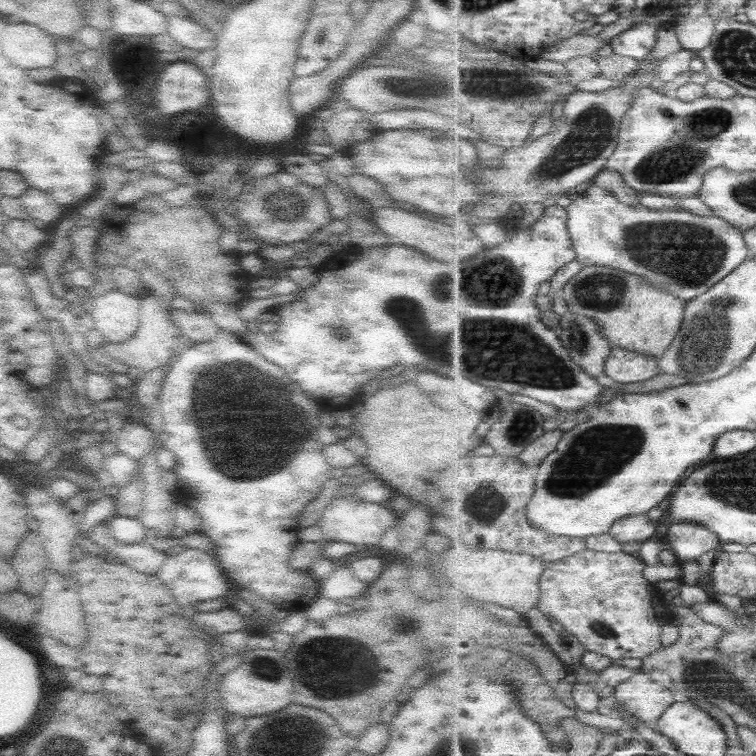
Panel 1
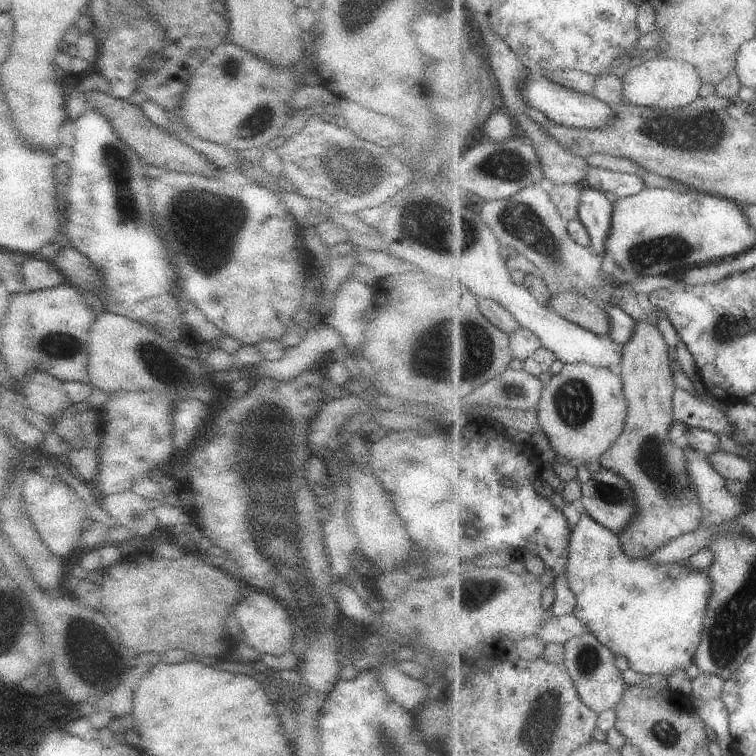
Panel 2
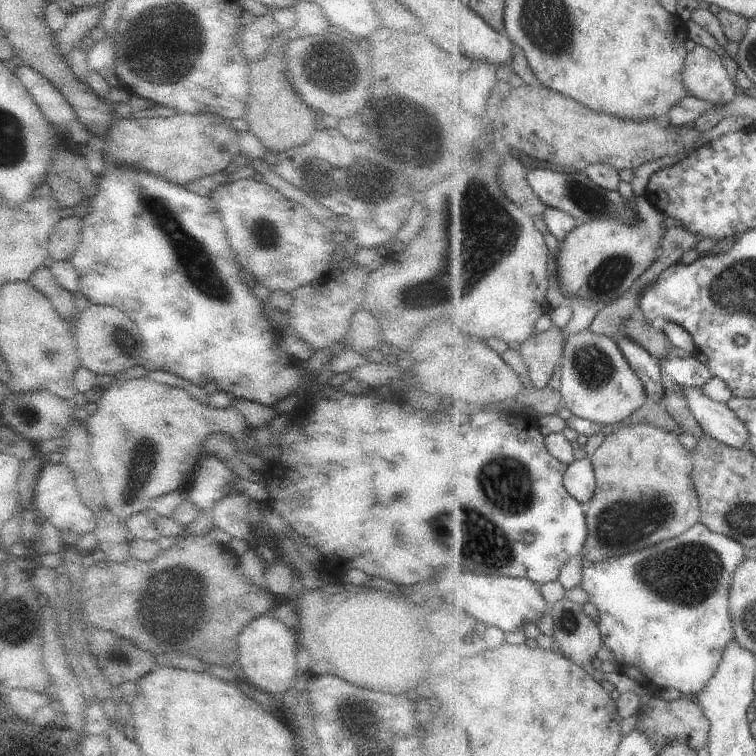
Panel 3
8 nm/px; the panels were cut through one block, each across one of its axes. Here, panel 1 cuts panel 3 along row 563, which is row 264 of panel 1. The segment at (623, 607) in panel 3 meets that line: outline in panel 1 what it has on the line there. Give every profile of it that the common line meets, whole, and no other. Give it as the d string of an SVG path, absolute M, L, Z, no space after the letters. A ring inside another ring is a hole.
M595 184L587 185L574 194L568 210L568 227L577 262L582 266L603 266L645 278L659 291L692 301L716 286L733 270L748 261L748 246L741 230L724 218L699 216L683 210L651 210L641 204L627 206L612 191Z

